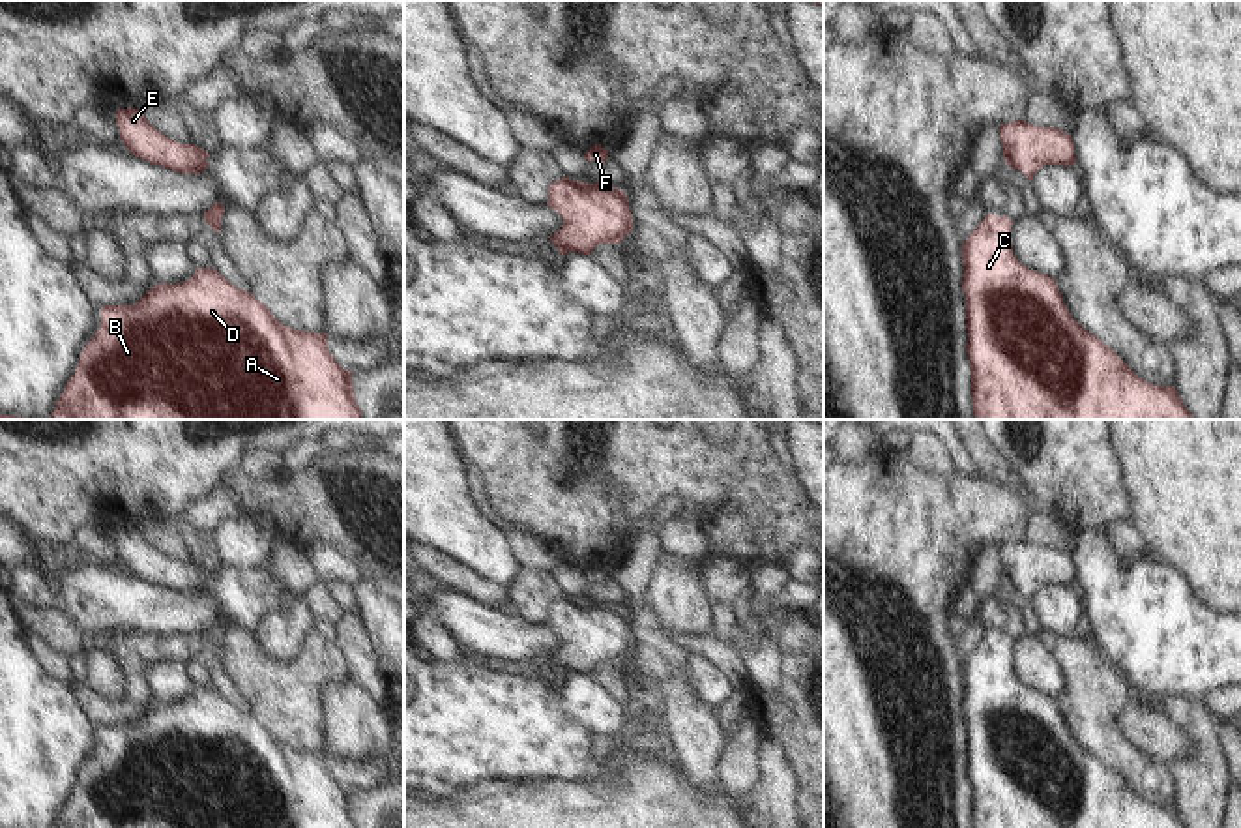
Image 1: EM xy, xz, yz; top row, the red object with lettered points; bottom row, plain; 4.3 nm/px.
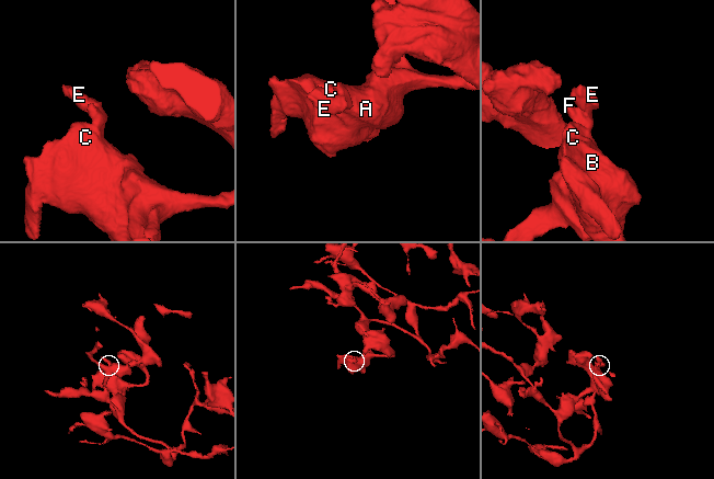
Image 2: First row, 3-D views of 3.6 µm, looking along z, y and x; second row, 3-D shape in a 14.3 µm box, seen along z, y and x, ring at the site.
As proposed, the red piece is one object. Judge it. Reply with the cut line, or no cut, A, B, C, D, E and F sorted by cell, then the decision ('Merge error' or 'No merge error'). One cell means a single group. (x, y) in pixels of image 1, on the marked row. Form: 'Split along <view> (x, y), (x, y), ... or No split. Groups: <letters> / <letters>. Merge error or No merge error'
No split. Groups: A B C D E F. No merge error

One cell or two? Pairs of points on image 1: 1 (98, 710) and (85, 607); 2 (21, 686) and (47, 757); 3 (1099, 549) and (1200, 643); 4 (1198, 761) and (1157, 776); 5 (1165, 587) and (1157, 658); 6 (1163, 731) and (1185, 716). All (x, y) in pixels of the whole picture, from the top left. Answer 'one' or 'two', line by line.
1: two
2: one
3: one
4: two
5: one
6: two

